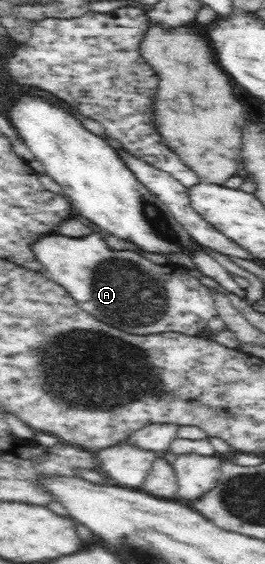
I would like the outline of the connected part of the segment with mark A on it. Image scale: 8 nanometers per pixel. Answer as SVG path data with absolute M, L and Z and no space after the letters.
M91 232L79 237L50 233L49 240L41 240L41 248L37 248L35 259L45 268L45 274L75 298L85 312L131 334L145 336L180 332L197 337L207 327L207 320L217 312L209 287L188 273L187 269L179 265L155 264L130 250L111 250L99 233Z

